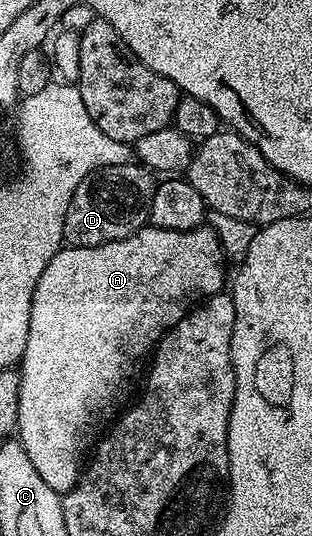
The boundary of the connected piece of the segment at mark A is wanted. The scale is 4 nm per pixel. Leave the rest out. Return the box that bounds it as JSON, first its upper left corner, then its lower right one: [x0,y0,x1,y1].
[16,224,226,496]

